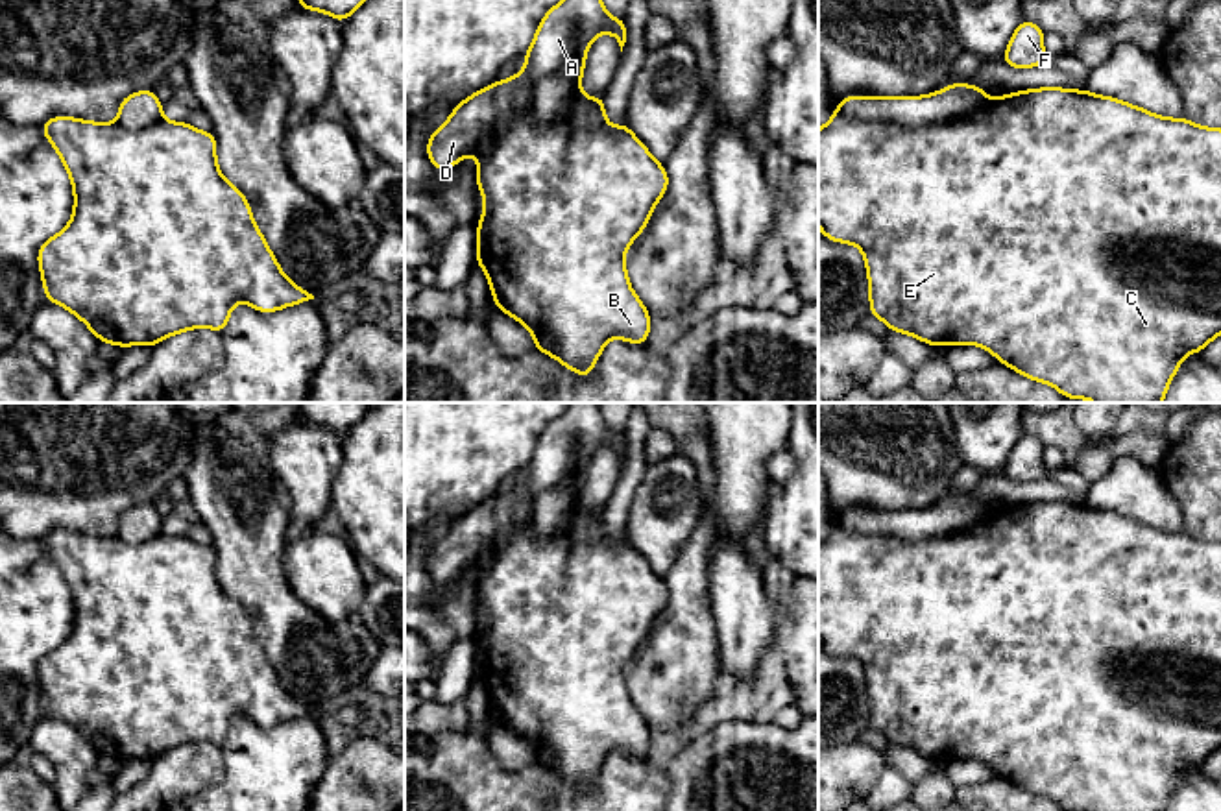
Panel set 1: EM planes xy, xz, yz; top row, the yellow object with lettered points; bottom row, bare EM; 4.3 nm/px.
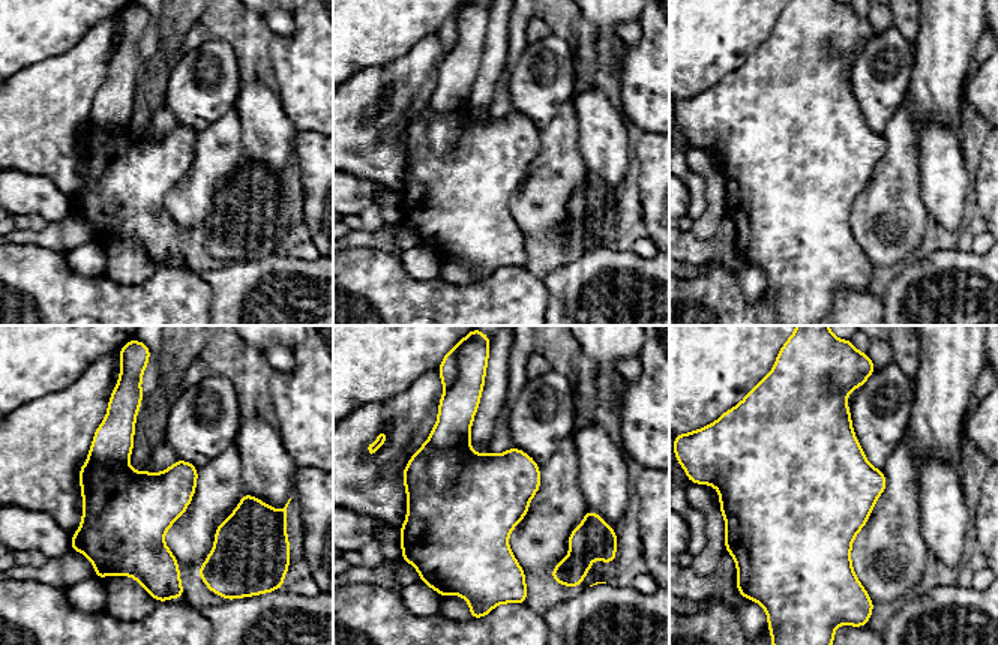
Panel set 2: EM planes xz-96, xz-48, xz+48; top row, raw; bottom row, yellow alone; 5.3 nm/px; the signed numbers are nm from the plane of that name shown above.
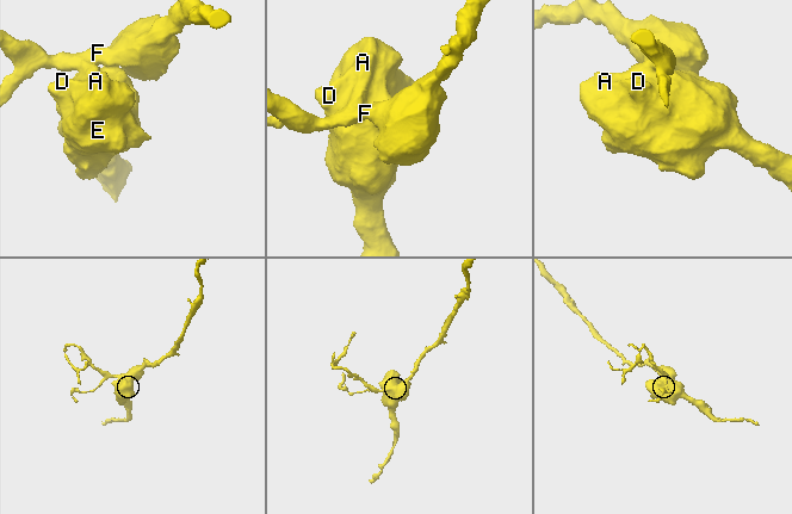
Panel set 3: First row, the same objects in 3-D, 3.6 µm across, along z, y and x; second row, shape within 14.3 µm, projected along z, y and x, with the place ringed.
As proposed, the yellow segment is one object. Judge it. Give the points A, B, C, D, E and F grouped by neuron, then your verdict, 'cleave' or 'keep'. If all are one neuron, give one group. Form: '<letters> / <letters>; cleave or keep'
A B C D E / F; cleave

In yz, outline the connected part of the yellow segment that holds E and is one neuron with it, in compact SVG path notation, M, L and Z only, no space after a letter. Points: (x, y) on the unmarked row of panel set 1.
M1042 501L1001 508L968 528L927 541L859 534L835 525L818 543L818 639L826 652L855 658L863 665L870 730L890 744L935 761L975 757L1064 811L1164 811L1182 772L1201 767L1221 748L1221 543L1197 539L1184 530L1158 530L1086 502Z

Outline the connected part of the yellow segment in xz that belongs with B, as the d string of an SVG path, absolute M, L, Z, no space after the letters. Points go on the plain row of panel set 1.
M571 403L541 432L525 467L525 482L517 490L499 493L460 515L427 556L427 569L440 586L453 582L469 567L478 573L475 595L482 606L484 623L477 639L477 678L490 693L490 704L495 711L493 722L521 735L534 750L534 763L554 770L580 791L593 787L593 780L610 752L630 757L648 756L650 726L630 700L624 667L647 641L656 617L669 602L663 578L652 571L624 534L619 541L608 538L606 510L587 512L578 501L554 534L538 536L534 532L538 497L547 490L574 482L578 478L578 454L584 453L591 458L604 445L617 453L623 466L626 456L624 430L611 432L608 429L598 403Z

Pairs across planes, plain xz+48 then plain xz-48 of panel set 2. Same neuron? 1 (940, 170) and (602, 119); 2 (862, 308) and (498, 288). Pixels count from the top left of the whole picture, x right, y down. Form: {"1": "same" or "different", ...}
{"1": "same", "2": "same"}

